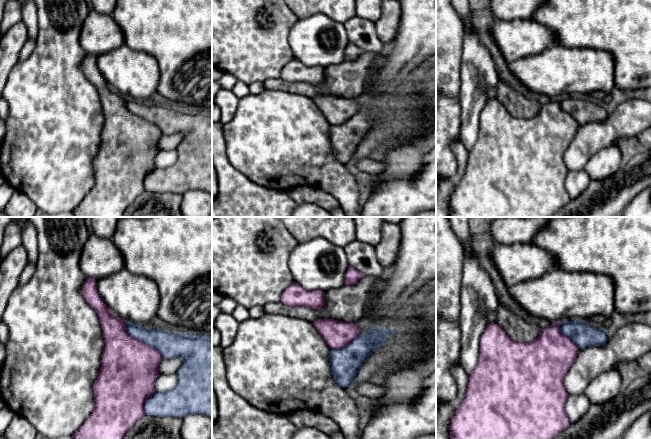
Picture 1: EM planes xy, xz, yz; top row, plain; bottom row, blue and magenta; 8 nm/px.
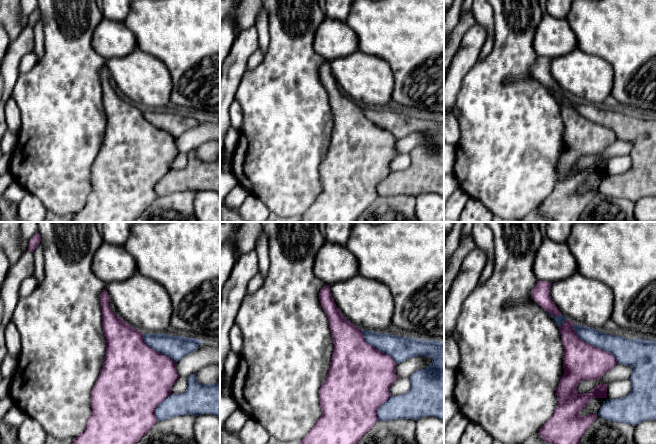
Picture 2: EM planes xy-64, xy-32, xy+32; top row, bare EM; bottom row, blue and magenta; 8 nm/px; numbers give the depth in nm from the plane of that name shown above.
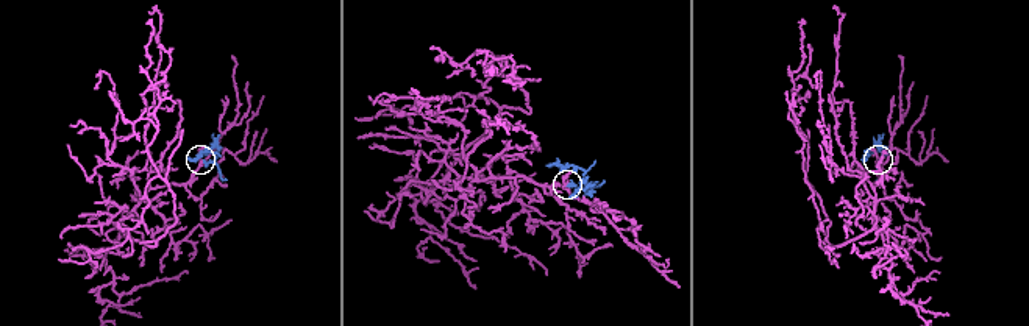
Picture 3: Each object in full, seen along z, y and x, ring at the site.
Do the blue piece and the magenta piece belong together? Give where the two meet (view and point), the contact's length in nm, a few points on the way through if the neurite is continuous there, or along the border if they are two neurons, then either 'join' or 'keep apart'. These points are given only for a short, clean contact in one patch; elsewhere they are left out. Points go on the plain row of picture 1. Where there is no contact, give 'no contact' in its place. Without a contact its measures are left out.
xy (141, 117) | 420 nm | keep apart

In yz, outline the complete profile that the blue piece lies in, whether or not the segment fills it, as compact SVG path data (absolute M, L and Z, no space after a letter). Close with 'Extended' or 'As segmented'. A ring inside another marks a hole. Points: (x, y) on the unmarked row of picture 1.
M582 96L564 97L560 99L560 107L579 125L603 122L607 117L604 105L598 105Z. As segmented

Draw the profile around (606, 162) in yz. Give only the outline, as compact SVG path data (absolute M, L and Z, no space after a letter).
M612 145L597 152L585 165L590 181L603 180L613 175L620 167L622 152L618 145Z

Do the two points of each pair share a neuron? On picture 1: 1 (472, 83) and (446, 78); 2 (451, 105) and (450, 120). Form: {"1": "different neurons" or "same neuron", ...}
{"1": "different neurons", "2": "same neuron"}

